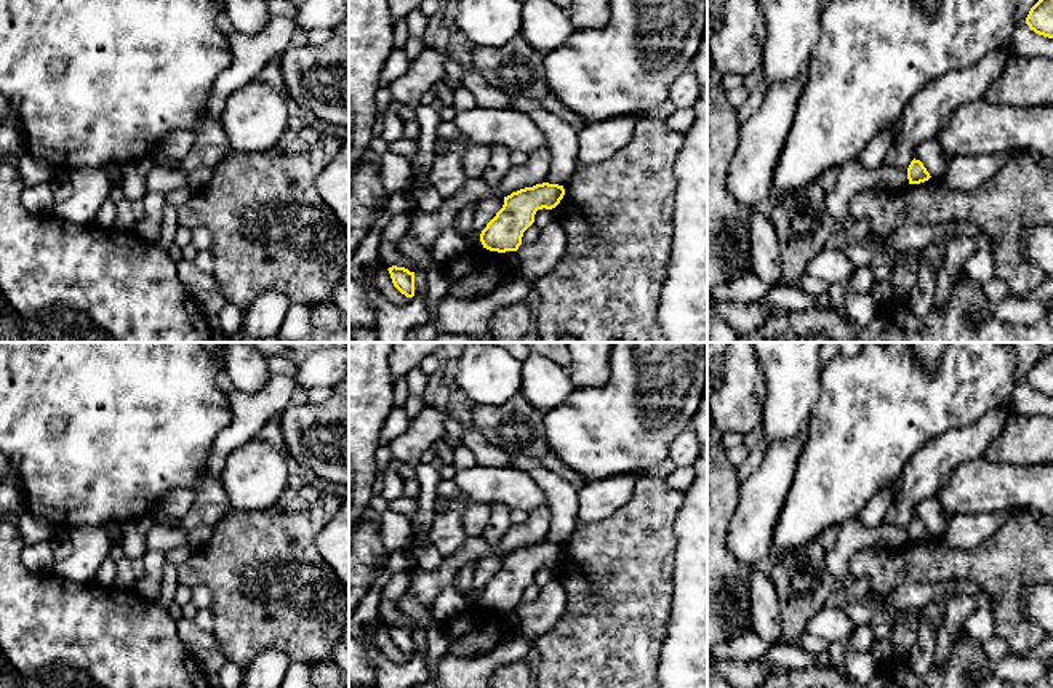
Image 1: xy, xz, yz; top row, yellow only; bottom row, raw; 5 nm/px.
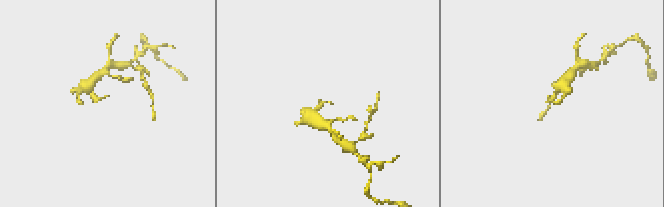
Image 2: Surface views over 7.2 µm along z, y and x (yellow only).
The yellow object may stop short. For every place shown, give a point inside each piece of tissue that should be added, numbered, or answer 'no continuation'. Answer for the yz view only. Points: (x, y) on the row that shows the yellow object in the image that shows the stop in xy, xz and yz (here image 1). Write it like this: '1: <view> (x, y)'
no continuation

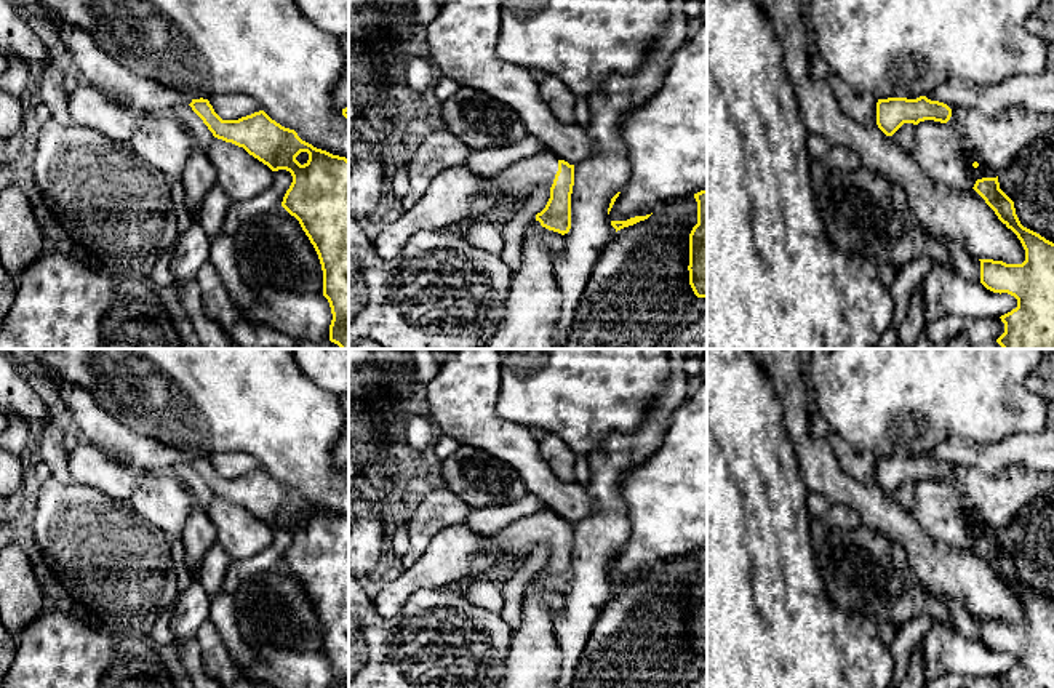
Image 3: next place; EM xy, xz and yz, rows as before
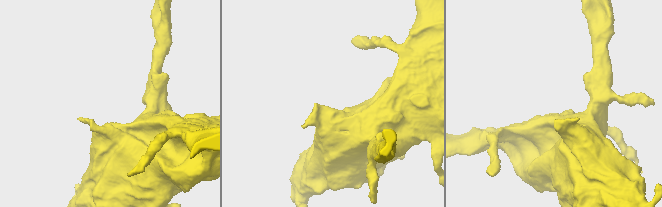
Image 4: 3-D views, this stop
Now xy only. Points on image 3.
1: xy (96, 68)

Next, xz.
1: xz (511, 186)

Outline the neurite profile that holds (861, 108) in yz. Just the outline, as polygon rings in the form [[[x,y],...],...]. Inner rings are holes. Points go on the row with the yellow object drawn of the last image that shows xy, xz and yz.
[[[828,70],[827,85],[830,86],[838,110],[860,125],[876,123],[876,102],[878,98],[872,94],[862,94],[846,86],[835,70]]]

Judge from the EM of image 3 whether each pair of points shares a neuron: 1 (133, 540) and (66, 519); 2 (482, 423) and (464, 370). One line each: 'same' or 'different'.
1: same
2: same

